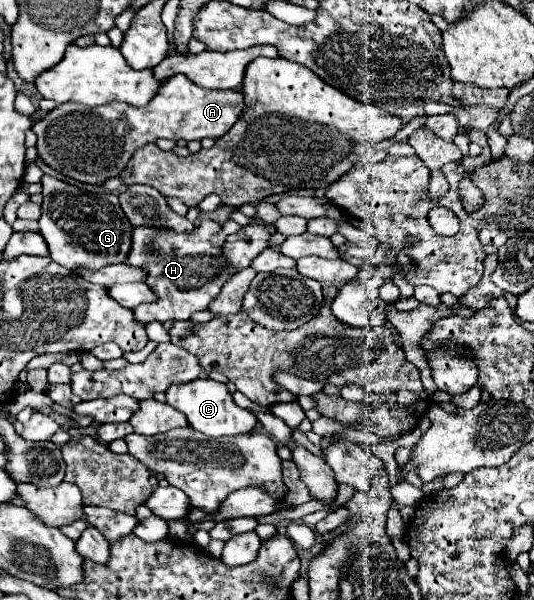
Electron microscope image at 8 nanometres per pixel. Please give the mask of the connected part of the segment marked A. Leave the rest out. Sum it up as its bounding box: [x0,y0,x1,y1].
[31,75,243,185]

